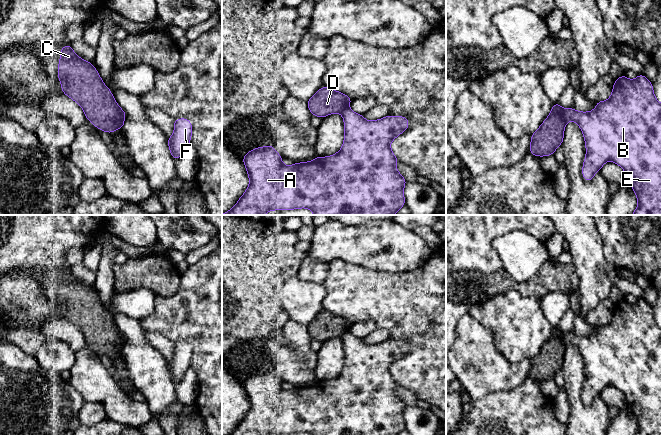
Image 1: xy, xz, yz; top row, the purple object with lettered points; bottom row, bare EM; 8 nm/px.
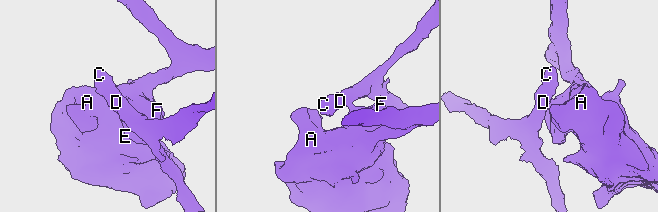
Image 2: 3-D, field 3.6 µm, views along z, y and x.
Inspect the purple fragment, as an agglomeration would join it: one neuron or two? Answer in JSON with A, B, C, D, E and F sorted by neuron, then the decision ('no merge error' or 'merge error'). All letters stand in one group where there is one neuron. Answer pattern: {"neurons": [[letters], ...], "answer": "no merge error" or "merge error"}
{"neurons": [["A", "B", "E", "F"], ["C", "D"]], "answer": "merge error"}

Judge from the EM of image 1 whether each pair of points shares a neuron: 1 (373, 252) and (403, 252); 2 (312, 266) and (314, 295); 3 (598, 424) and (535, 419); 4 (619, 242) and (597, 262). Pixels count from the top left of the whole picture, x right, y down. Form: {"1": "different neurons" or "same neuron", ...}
{"1": "same neuron", "2": "different neurons", "3": "different neurons", "4": "different neurons"}

